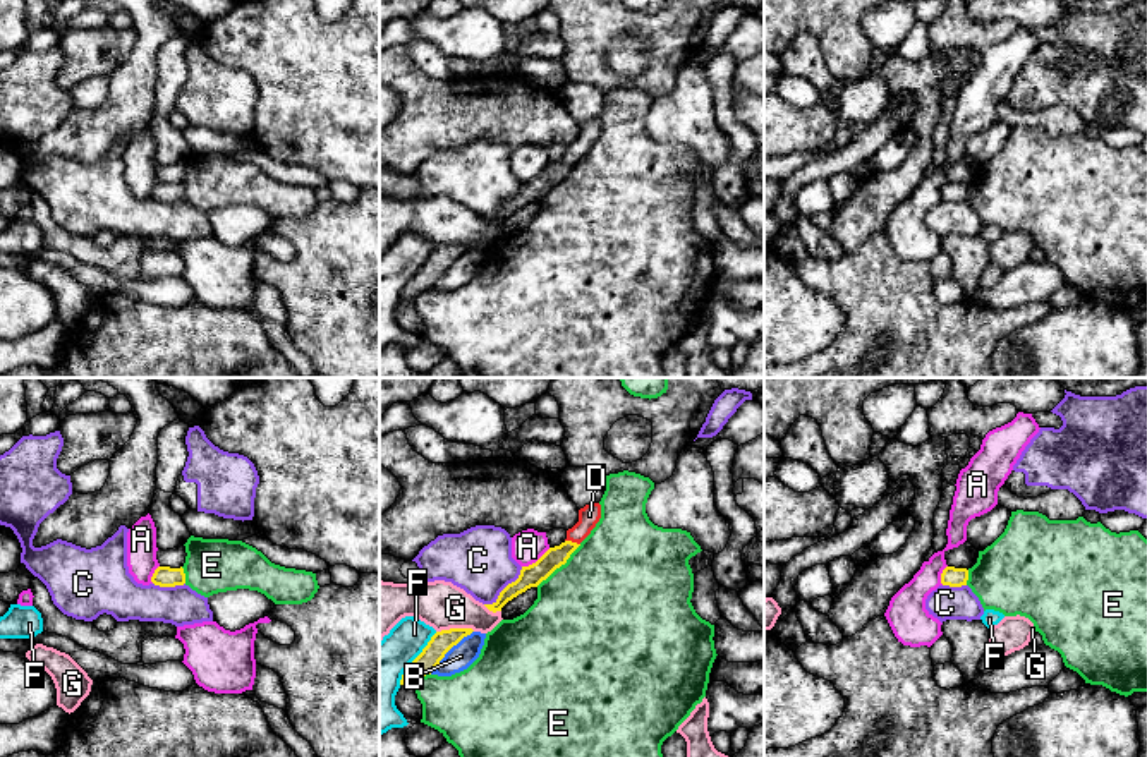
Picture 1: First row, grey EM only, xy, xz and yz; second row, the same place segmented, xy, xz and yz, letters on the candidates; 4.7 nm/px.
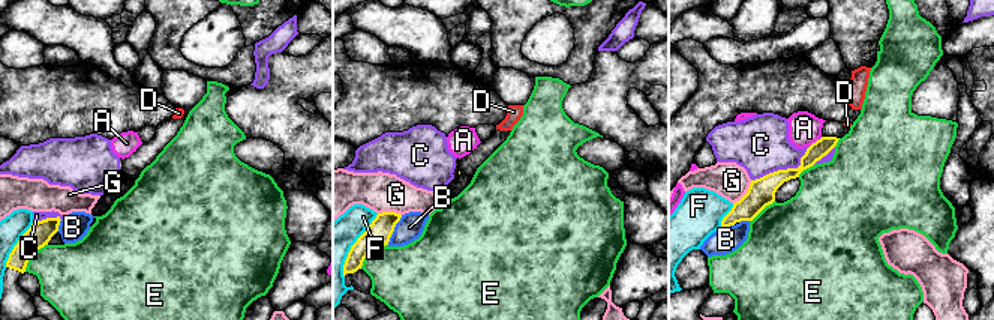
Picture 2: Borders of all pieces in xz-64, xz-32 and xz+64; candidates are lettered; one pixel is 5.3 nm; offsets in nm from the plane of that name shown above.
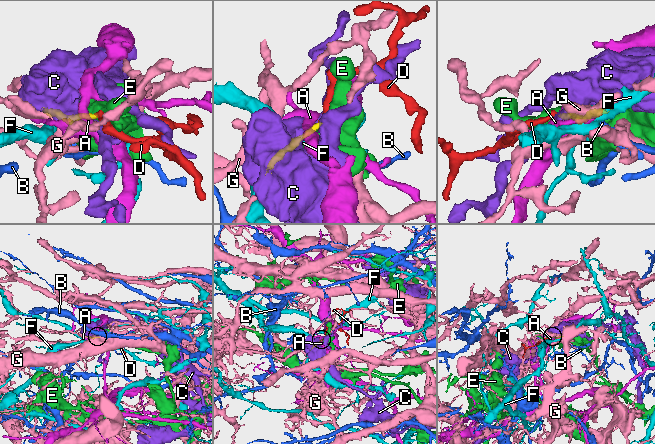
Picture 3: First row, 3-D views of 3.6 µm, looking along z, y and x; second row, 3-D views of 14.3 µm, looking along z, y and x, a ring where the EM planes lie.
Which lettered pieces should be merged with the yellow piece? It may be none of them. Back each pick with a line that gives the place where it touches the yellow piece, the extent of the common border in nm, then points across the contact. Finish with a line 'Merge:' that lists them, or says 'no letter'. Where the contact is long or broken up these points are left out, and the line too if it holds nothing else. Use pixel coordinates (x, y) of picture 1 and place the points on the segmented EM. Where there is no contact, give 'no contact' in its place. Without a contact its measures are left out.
D: xz (570, 541) | 80 nm | across xz (533, 575), (570, 541), (589, 515)
Merge: D

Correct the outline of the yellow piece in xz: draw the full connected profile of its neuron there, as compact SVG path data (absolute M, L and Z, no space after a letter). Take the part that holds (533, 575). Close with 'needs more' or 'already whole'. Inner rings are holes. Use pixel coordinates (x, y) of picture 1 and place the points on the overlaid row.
M589 503L579 510L579 522L567 530L567 539L555 548L549 548L536 563L522 566L520 575L515 582L508 584L493 604L484 604L489 611L496 613L501 608L525 592L531 587L537 587L546 580L556 568L567 563L570 554L580 546L580 542L591 534L601 518L601 505Z | needs more

